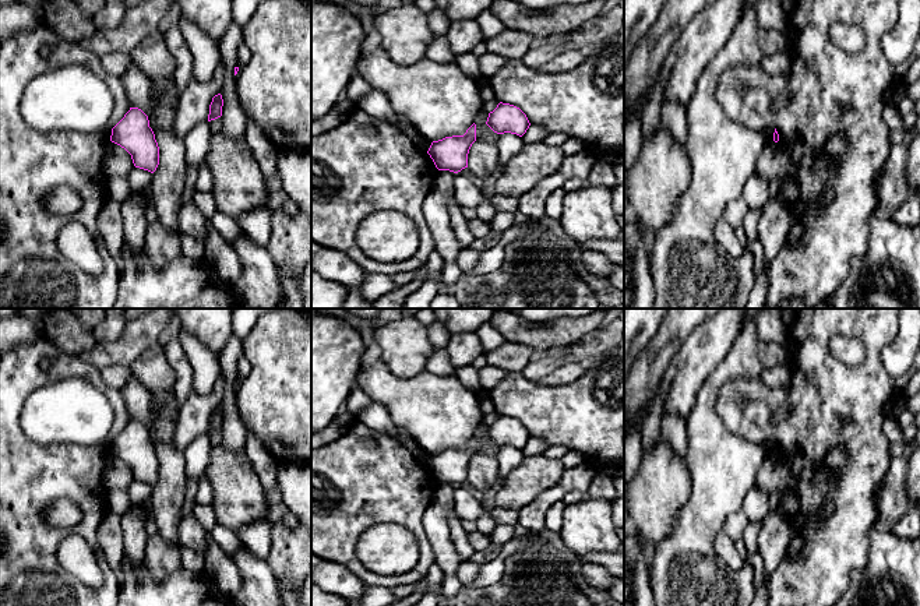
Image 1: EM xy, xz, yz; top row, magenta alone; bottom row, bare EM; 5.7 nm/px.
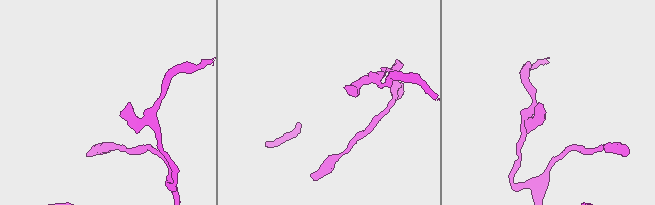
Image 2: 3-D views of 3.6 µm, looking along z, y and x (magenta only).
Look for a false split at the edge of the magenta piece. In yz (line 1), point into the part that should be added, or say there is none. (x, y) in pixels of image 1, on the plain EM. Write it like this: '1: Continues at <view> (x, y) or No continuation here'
1: No continuation here

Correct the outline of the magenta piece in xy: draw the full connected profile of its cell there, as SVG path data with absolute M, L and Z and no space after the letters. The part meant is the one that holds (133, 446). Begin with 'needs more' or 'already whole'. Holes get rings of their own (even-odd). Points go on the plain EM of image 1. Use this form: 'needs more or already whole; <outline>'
already whole; M130 420L112 441L110 454L124 461L135 480L154 486L159 478L159 459L149 440L148 429L138 420Z

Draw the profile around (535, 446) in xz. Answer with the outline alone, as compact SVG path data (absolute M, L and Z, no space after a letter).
M531 437L526 445L522 448L525 457L528 455L542 455L550 444L547 444L543 438Z

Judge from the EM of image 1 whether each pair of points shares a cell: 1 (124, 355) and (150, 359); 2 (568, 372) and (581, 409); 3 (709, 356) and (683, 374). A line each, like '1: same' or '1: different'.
1: different
2: different
3: same

